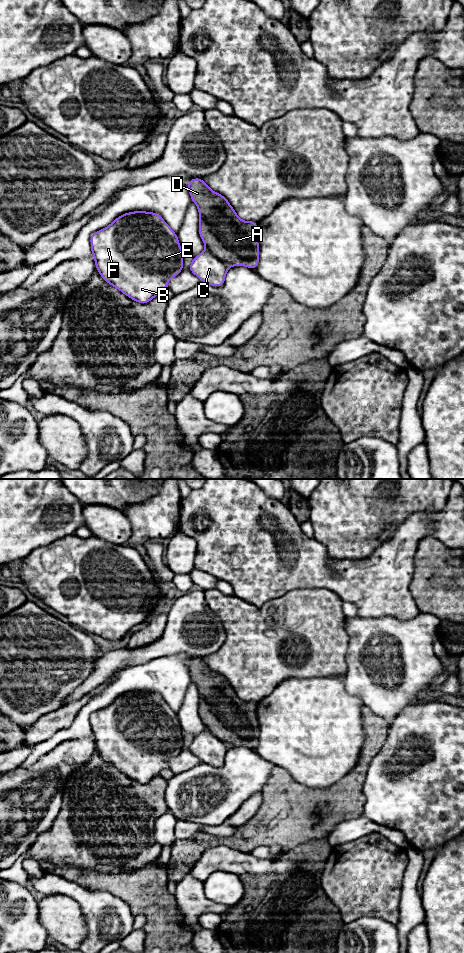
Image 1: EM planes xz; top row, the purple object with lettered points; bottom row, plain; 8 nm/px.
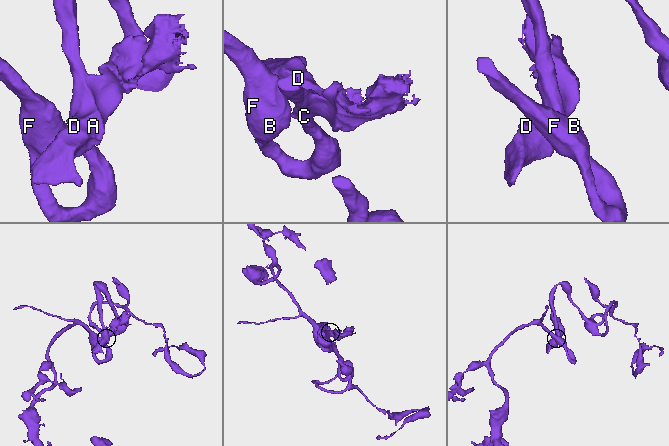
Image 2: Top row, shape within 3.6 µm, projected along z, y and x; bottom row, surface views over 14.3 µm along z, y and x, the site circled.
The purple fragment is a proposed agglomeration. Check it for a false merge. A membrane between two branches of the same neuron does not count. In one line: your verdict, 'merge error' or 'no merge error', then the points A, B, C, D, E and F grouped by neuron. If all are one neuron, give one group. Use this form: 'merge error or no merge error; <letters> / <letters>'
merge error; A D / B C E F

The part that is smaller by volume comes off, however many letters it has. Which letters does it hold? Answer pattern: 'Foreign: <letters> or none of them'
Foreign: A, D

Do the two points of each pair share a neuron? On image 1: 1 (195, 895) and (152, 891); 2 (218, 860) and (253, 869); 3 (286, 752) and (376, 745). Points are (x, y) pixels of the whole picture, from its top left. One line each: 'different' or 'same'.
1: different
2: same
3: different

